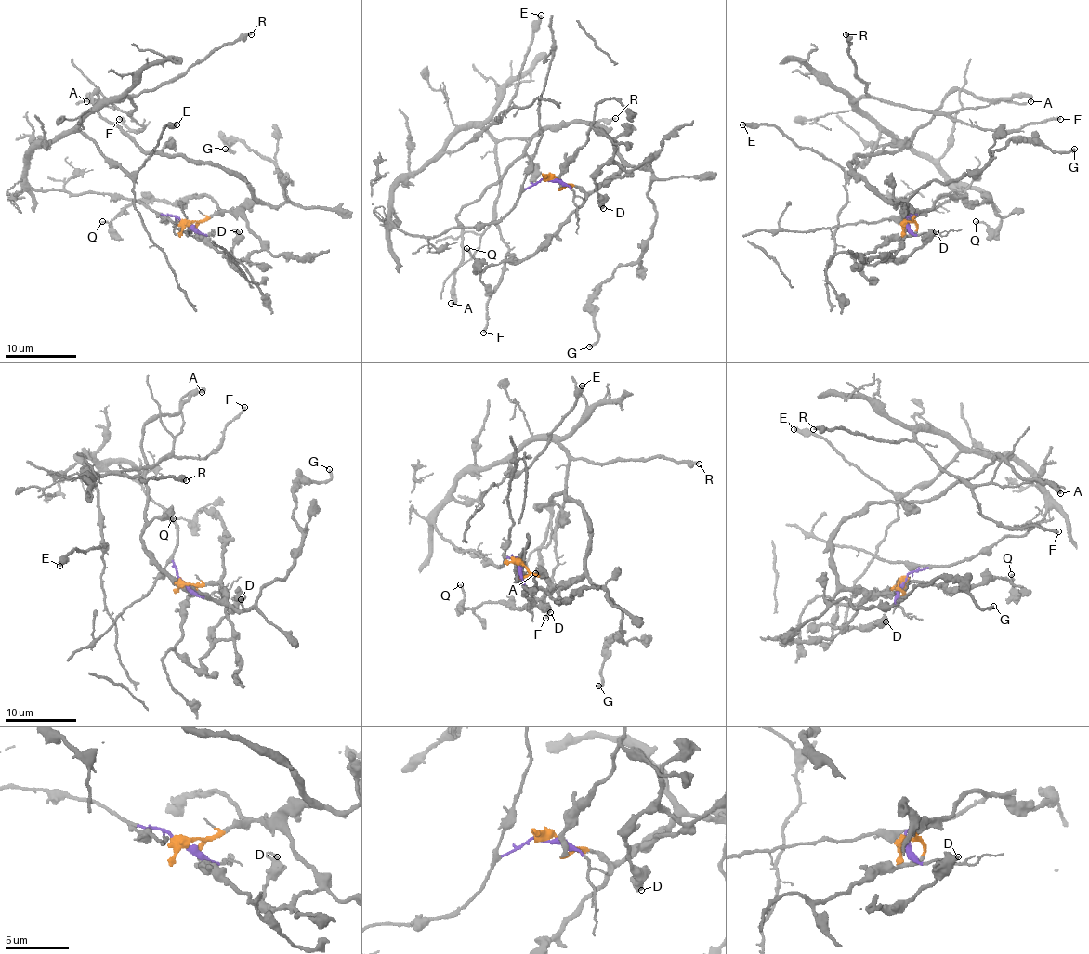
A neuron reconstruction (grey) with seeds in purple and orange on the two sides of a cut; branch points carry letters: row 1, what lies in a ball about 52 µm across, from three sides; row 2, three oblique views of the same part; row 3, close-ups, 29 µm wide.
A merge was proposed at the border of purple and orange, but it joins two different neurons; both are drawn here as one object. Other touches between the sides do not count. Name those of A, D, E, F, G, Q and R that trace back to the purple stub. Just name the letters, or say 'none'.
E, F, R

